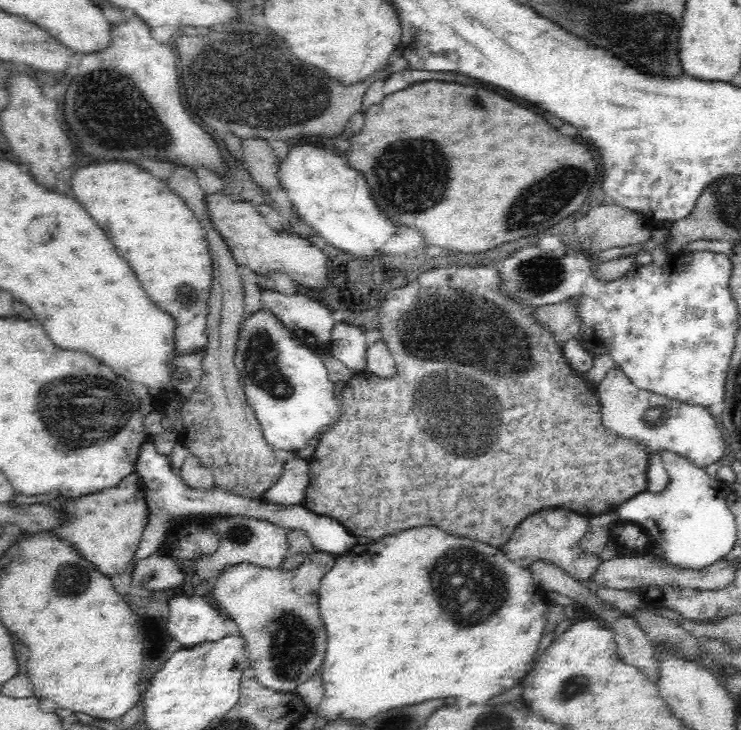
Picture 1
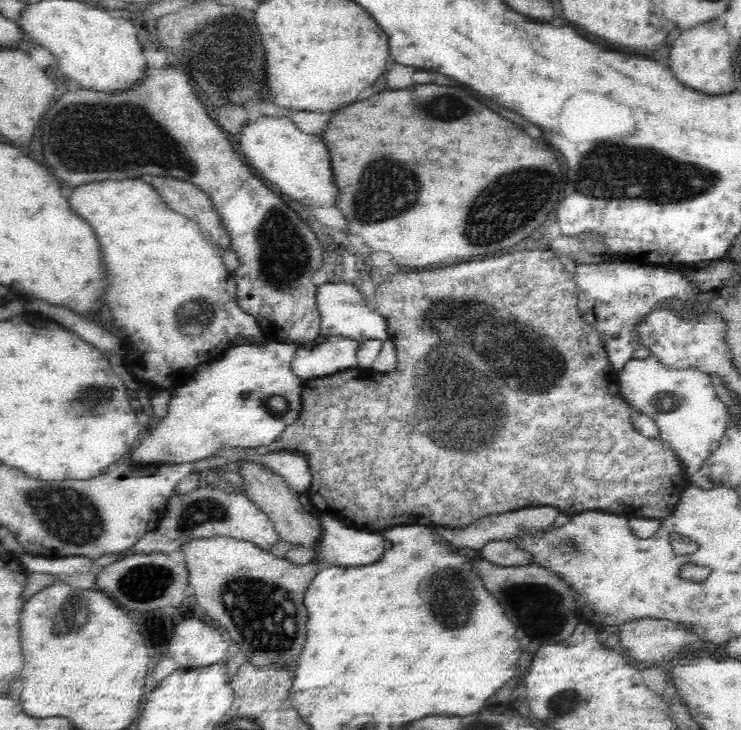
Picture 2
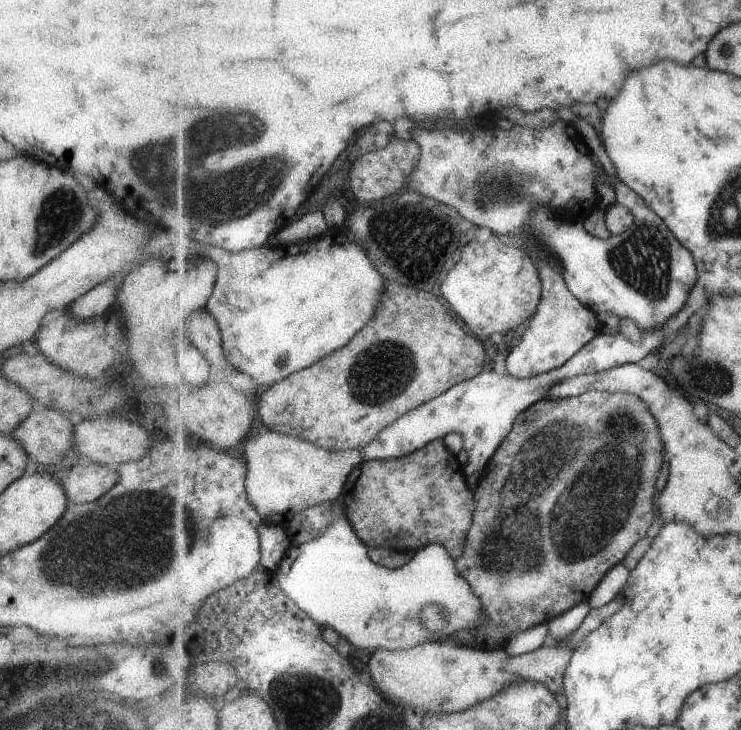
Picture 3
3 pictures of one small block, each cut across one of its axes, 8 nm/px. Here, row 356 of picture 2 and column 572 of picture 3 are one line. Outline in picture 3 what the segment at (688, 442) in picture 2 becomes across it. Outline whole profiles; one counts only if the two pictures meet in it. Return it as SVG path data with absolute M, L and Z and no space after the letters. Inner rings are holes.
M547 640L547 644L543 645L541 648L538 648L536 651L525 653L522 655L510 655L505 648L503 649L485 649L481 647L472 647L469 645L448 645L445 642L435 642L427 643L425 645L414 646L413 649L405 650L375 650L375 654L372 654L371 662L369 663L369 672L373 672L373 680L375 680L376 688L387 697L391 702L396 705L401 706L405 711L418 711L421 714L459 714L465 713L466 710L473 709L475 705L486 701L487 699L493 698L497 693L501 693L503 689L506 689L509 685L513 685L517 681L537 681L543 683L547 688L554 694L560 695L561 693L566 692L566 686L564 685L564 680L566 676L567 667L570 666L572 657L575 654L575 648L571 648L565 640L555 641Z

